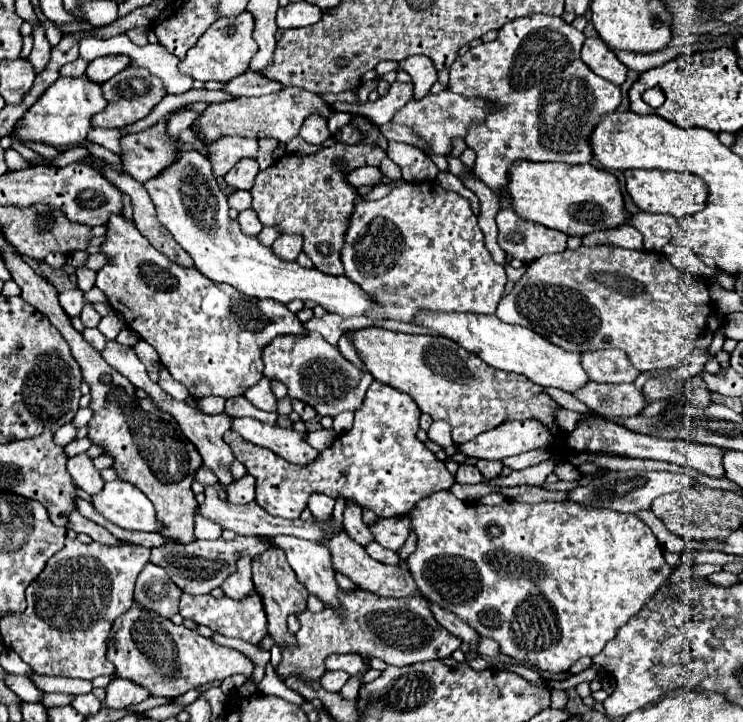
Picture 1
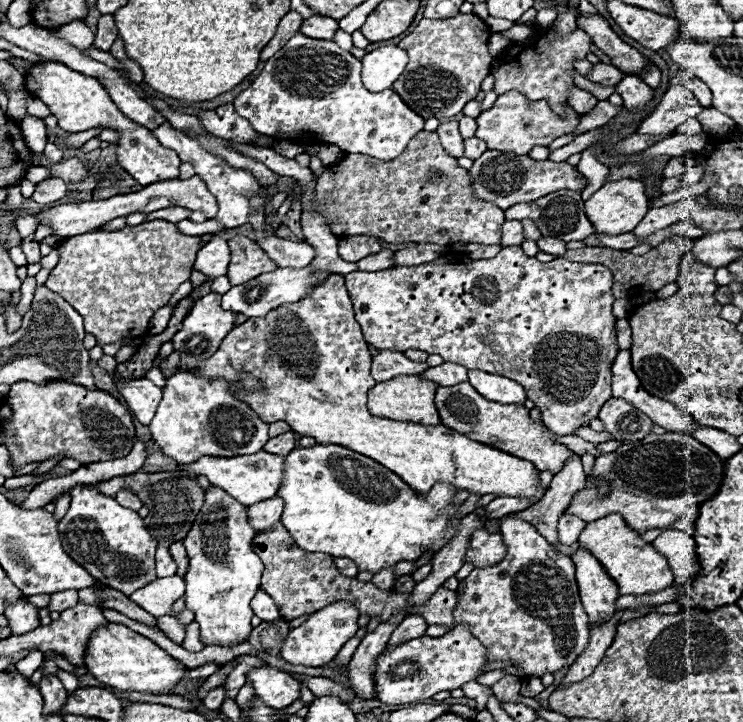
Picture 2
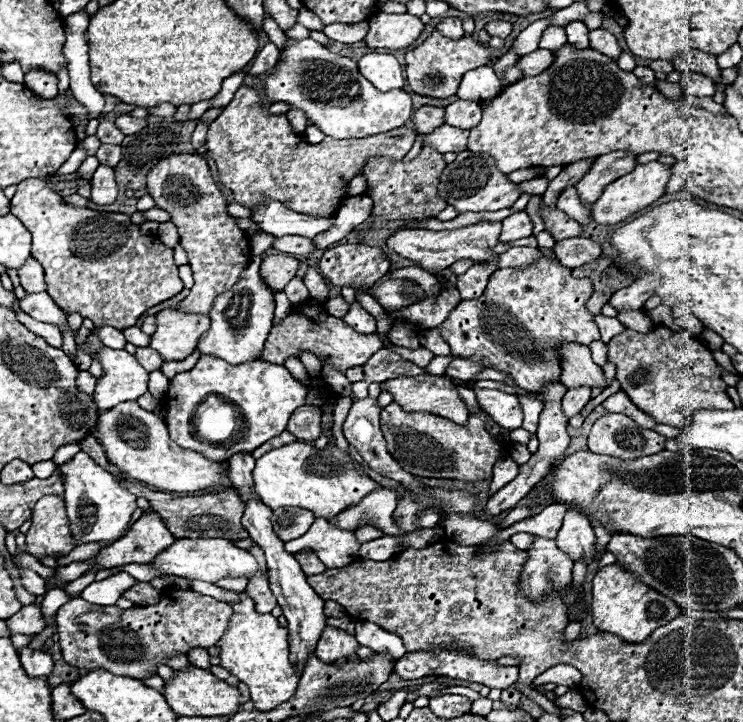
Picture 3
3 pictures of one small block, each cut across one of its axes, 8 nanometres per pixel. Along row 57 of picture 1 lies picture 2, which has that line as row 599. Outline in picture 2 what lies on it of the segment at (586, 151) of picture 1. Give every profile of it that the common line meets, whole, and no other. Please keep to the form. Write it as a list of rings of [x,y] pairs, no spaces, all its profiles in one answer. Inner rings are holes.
[[[508,518],[500,526],[500,534],[506,544],[506,556],[494,566],[474,568],[466,582],[466,590],[458,596],[454,610],[454,626],[466,622],[472,634],[488,648],[488,658],[494,662],[512,660],[514,666],[522,668],[520,678],[542,676],[542,672],[556,672],[568,668],[588,644],[588,616],[578,598],[578,584],[574,576],[574,564],[570,556],[558,552],[548,540],[536,532],[536,528],[524,520]]]

